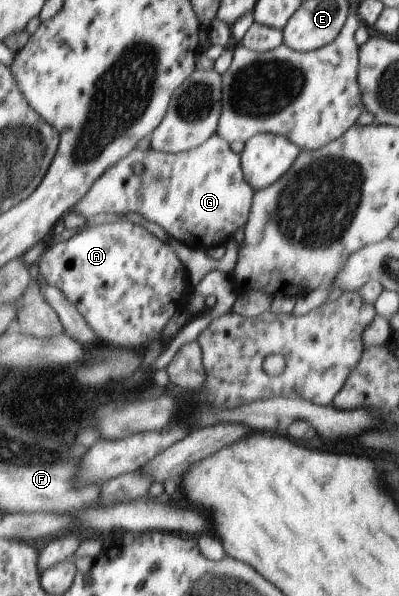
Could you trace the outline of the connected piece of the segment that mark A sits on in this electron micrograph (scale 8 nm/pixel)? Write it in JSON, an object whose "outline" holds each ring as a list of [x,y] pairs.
{"outline":[[[122,220],[81,228],[47,249],[38,264],[40,275],[52,287],[59,287],[66,294],[105,345],[140,349],[148,347],[154,341],[165,340],[162,329],[170,323],[176,311],[186,307],[193,293],[186,275],[187,265],[180,259],[178,251],[170,243],[150,233],[146,227],[132,221]]]}

